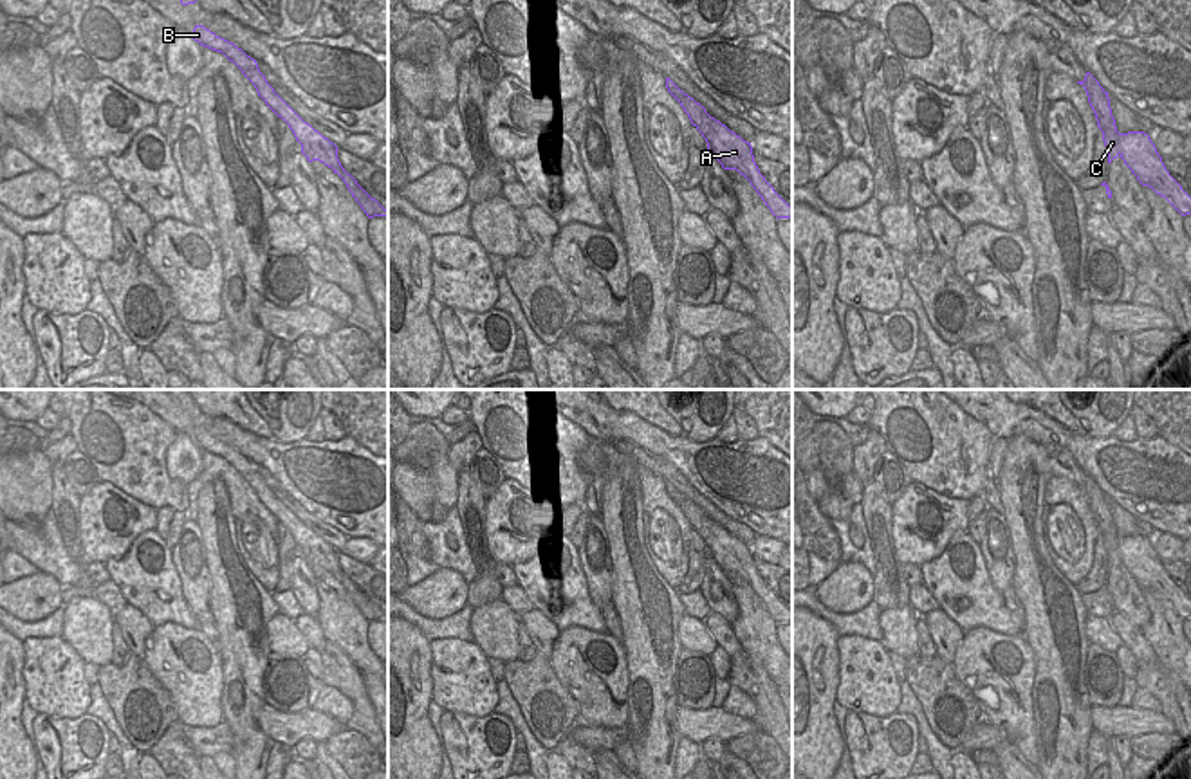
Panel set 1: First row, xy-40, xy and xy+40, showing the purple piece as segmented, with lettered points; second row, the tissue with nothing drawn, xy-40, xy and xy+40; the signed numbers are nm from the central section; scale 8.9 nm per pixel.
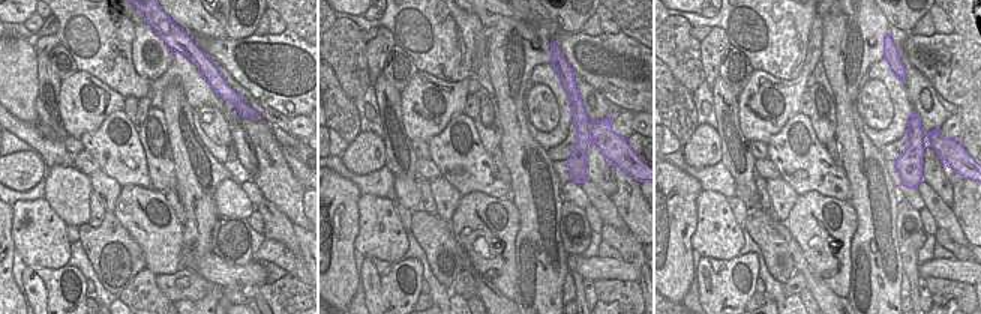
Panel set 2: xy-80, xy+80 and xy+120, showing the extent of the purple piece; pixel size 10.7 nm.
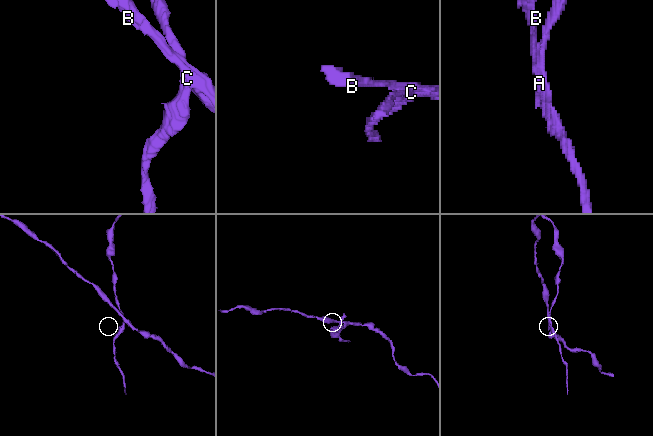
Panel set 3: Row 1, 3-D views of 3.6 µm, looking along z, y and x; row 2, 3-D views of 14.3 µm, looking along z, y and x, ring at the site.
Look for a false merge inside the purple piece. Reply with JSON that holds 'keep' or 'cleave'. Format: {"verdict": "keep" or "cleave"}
{"verdict": "cleave"}

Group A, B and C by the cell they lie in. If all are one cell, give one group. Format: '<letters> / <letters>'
A B / C

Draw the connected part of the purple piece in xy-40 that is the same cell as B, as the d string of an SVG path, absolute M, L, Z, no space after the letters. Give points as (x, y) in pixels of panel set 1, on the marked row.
M195 25L189 32L195 41L202 47L211 50L222 52L229 61L233 61L242 74L254 85L258 96L265 101L265 105L282 117L289 128L292 130L296 141L301 144L301 153L307 157L309 162L319 160L325 166L332 168L343 182L346 184L348 191L366 213L368 218L374 216L386 216L388 209L384 209L375 198L372 198L357 180L345 171L337 159L337 146L323 137L318 130L314 130L309 123L305 123L267 83L265 76L260 72L256 60L247 56L242 49L235 43L217 36L204 25Z

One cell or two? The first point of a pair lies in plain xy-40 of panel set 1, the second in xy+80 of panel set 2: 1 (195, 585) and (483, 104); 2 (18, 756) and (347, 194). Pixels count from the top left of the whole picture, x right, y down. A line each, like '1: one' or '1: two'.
1: one
2: one

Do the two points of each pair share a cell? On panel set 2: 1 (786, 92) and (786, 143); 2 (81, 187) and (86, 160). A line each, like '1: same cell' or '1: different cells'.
1: different cells
2: different cells

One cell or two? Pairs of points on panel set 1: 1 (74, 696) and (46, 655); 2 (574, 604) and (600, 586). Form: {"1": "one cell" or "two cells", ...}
{"1": "one cell", "2": "two cells"}

